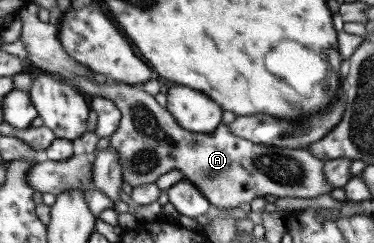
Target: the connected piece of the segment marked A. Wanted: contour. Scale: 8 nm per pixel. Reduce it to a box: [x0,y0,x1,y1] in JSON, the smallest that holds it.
[58,76,333,208]

